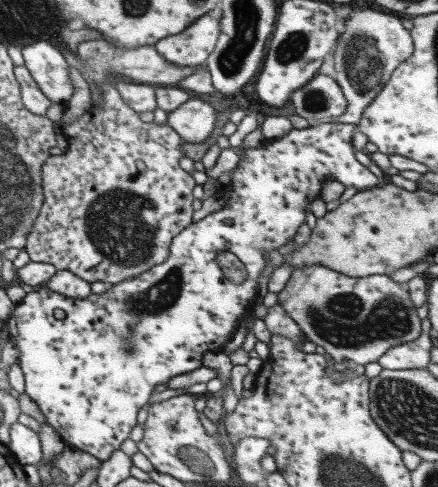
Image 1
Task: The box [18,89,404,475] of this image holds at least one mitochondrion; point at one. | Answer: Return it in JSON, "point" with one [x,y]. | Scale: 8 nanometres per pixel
{"point":[120,226]}

